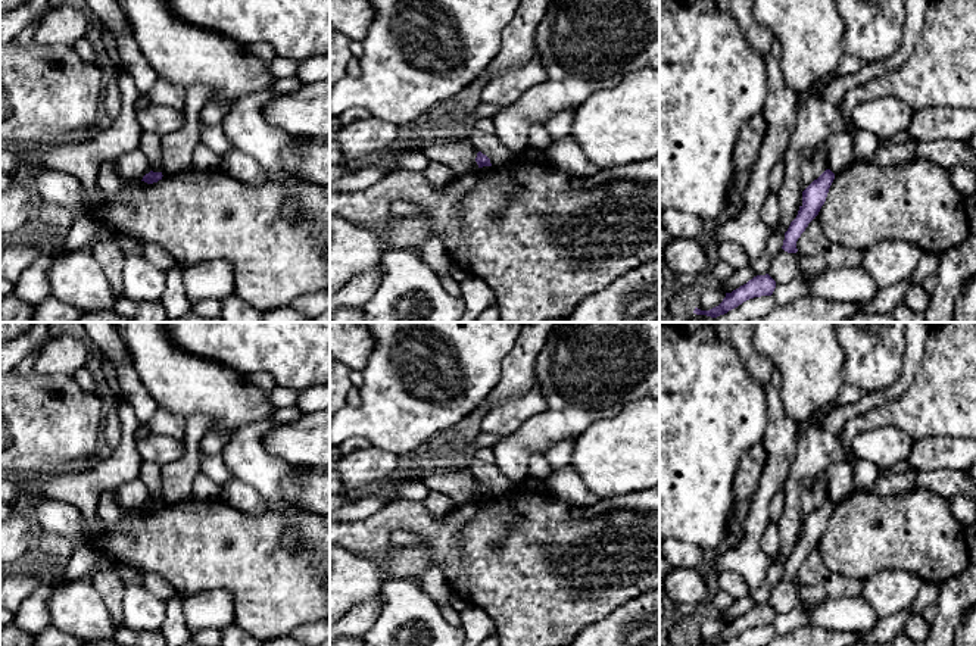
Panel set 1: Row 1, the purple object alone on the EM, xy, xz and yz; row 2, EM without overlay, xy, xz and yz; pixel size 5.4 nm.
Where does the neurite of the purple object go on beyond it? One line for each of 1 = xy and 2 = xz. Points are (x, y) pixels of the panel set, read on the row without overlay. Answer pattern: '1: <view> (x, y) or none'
1: none
2: none

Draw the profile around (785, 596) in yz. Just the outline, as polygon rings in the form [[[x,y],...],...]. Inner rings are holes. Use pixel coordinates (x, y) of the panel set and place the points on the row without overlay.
[[[780,578],[767,603],[776,611],[776,615],[801,611],[799,583],[788,583]]]

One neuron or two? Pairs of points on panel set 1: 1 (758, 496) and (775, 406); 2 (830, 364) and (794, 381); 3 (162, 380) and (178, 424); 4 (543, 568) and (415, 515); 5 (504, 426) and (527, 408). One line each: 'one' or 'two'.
1: one
2: one
3: two
4: one
5: one

